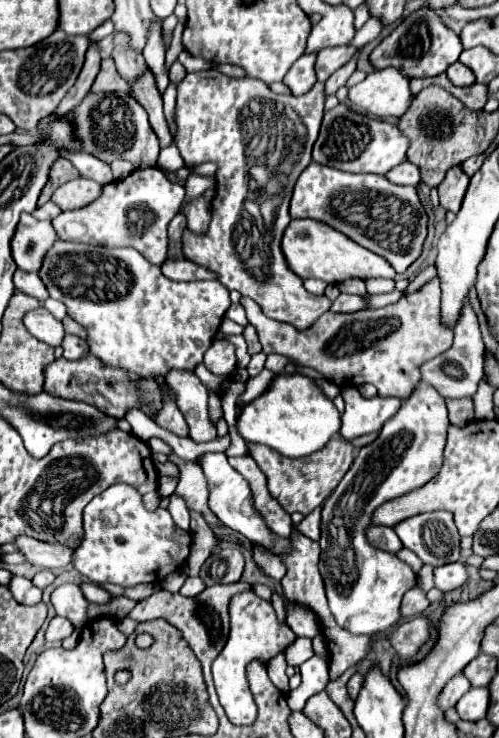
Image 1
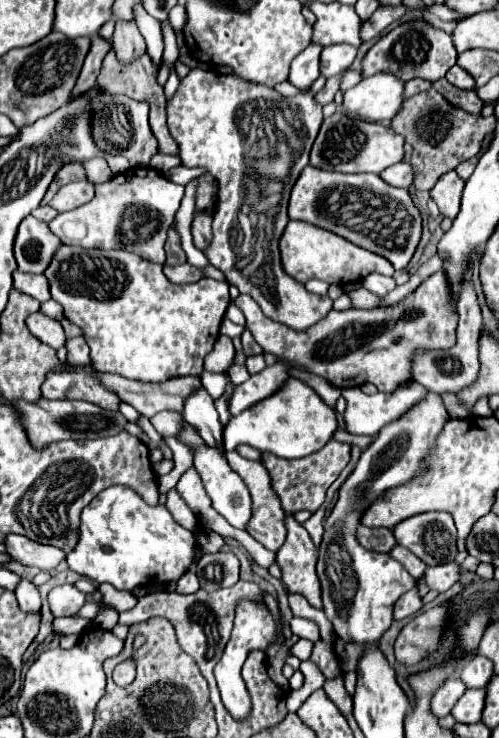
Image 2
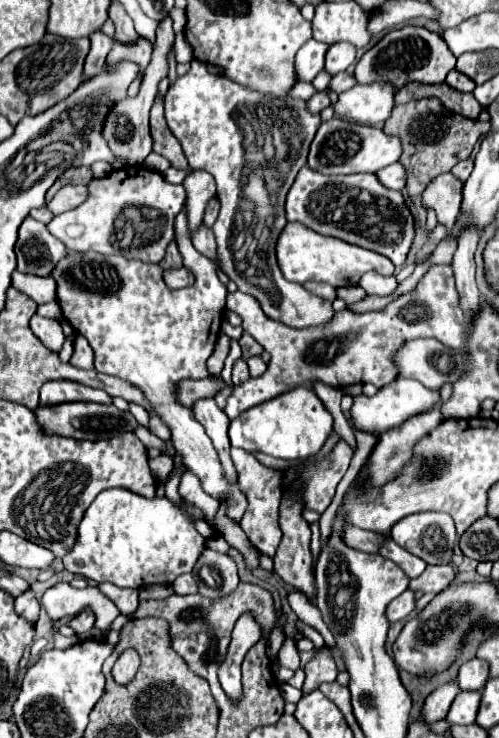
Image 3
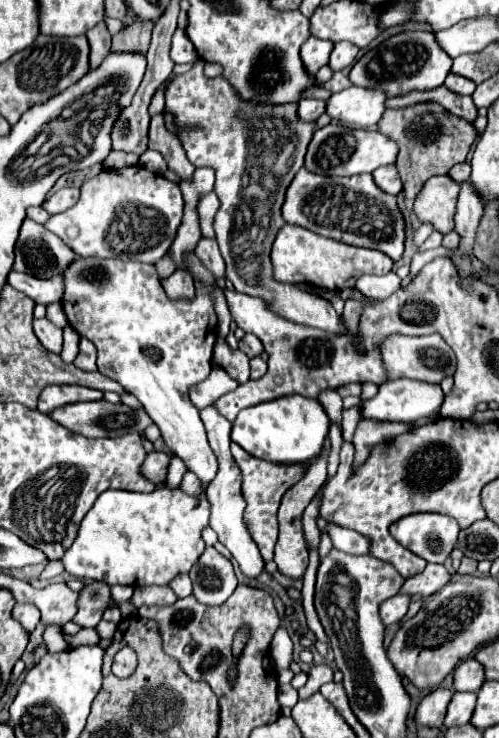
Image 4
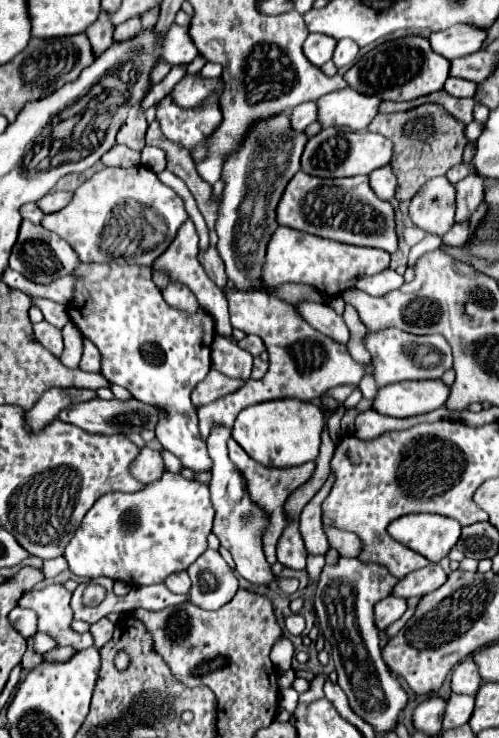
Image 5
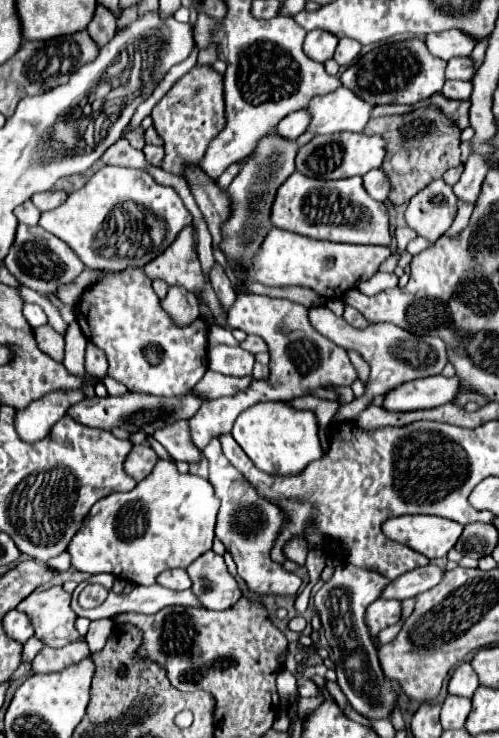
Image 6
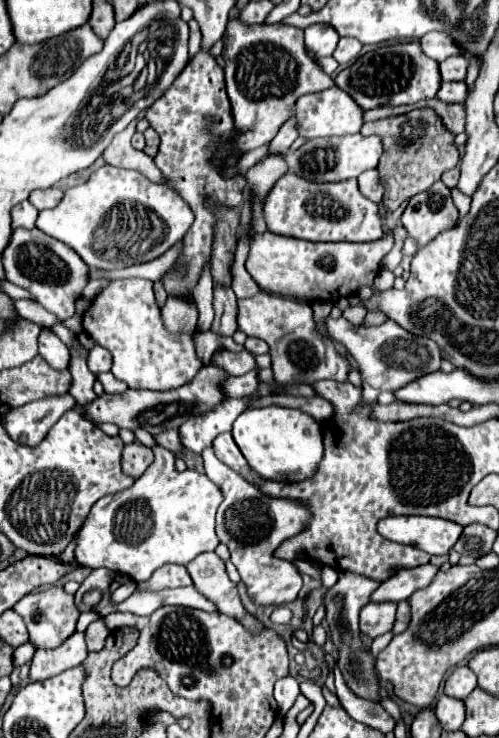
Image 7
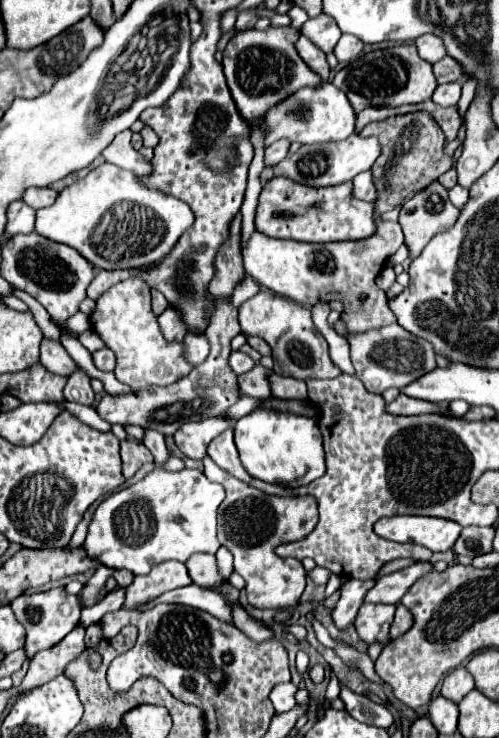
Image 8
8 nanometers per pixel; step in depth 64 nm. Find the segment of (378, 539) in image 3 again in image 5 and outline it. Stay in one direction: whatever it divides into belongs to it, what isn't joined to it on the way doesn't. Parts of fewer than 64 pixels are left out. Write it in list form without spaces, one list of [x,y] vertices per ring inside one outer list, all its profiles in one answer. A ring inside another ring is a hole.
[[[324,528],[328,542],[332,548],[340,552],[340,556],[358,556],[360,552],[360,540],[352,532],[344,532],[338,528]]]

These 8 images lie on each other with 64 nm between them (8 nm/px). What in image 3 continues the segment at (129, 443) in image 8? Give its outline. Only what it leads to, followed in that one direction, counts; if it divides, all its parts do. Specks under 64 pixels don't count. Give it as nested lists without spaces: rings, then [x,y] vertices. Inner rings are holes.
[[[160,454],[160,456],[156,456],[156,458],[150,458],[150,460],[148,460],[148,466],[150,466],[150,472],[154,474],[156,480],[164,480],[164,478],[172,472],[174,460],[172,460],[168,454]]]

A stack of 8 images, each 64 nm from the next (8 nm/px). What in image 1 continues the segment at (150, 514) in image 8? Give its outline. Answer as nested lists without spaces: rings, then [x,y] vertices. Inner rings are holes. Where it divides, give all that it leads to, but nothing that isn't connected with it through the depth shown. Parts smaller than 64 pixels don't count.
[[[114,484],[94,496],[84,508],[84,538],[72,554],[72,568],[96,584],[110,582],[130,588],[146,582],[146,576],[162,582],[188,560],[190,544],[190,532],[178,528],[164,508],[150,512],[144,508],[136,488]]]

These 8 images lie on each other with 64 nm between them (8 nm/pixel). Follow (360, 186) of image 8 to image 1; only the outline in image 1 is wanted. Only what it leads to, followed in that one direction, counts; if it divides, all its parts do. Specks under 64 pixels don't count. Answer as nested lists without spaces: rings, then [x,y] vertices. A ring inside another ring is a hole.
[[[404,160],[404,162],[398,164],[396,168],[392,168],[386,178],[388,178],[392,184],[418,186],[418,182],[420,182],[420,172],[418,172],[418,168],[416,168],[412,162]]]

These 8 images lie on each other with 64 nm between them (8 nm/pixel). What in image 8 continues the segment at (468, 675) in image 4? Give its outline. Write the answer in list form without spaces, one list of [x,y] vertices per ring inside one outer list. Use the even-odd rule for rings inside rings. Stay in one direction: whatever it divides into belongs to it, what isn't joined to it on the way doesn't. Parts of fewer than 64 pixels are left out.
[[[460,666],[460,668],[452,670],[450,674],[446,674],[446,678],[442,680],[440,696],[458,704],[470,690],[474,690],[474,680],[468,674],[468,670],[464,666]]]

